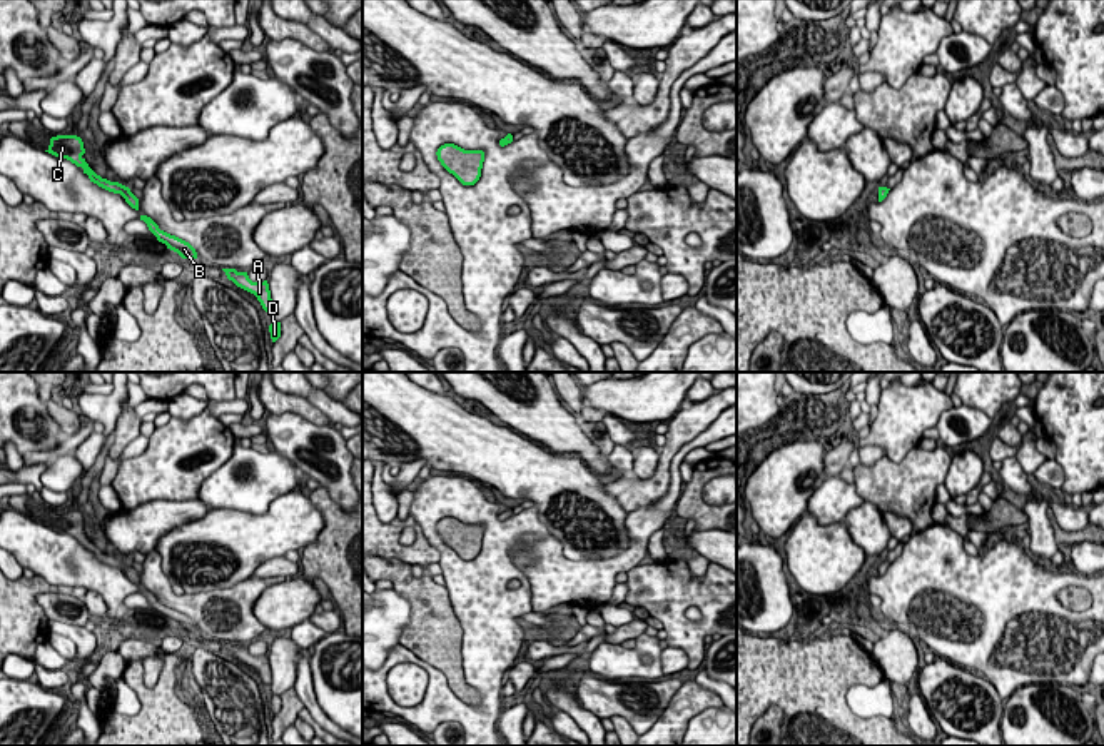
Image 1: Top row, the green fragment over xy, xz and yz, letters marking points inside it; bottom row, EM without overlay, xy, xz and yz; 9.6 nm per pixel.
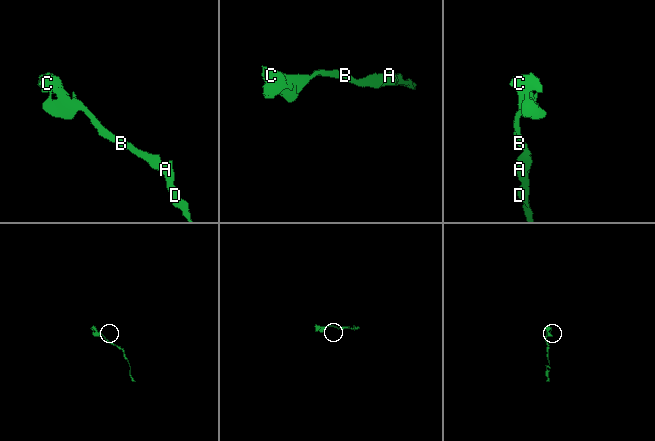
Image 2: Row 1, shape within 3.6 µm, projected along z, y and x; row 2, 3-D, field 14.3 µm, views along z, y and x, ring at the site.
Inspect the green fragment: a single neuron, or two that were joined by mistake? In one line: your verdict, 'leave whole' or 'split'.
leave whole

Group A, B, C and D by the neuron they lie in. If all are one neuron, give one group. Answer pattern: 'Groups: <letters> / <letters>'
Groups: A B C D

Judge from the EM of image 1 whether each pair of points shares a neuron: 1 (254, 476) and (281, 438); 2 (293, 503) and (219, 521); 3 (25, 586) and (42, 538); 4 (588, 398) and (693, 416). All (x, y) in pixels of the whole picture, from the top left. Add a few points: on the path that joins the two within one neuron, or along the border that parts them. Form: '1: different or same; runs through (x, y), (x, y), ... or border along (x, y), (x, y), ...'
1: different; border along (271, 448), (298, 468)
2: same; runs through (274, 521), (271, 524), (238, 524)
3: different; border along (35, 573), (52, 584), (72, 586)
4: different; border along (683, 404), (668, 421)

